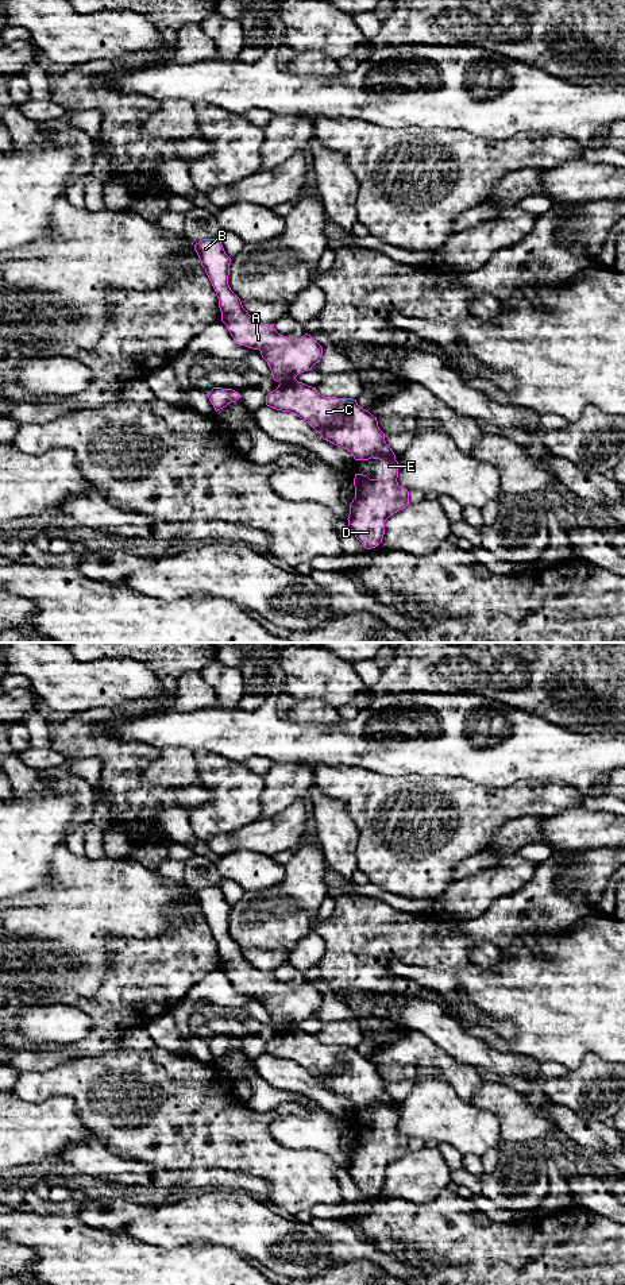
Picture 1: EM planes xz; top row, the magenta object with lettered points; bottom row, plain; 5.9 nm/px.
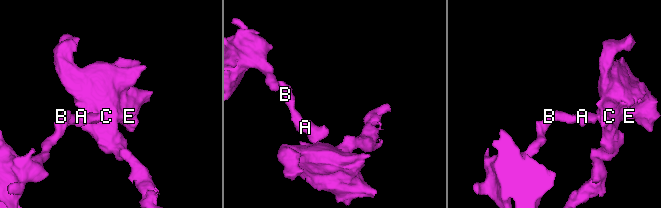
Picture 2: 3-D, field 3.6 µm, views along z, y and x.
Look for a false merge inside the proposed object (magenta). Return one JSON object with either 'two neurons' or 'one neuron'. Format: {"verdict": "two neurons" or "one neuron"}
{"verdict": "two neurons"}

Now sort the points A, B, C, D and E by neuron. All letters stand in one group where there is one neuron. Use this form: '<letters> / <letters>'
A B / C D E

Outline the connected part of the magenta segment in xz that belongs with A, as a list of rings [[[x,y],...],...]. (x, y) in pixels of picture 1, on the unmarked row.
[[[202,887],[194,898],[219,946],[221,969],[238,992],[261,999],[274,1029],[296,1027],[320,1010],[323,995],[310,983],[293,988],[278,981],[274,972],[262,972],[248,962],[228,933],[231,906],[220,887]]]

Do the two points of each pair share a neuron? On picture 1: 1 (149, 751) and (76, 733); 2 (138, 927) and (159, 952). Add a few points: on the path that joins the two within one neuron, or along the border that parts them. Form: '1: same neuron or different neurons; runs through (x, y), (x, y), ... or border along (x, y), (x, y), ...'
1: same neuron; runs through (131, 748), (108, 748), (93, 743)
2: different neurons; border along (177, 927), (155, 938), (115, 938)

